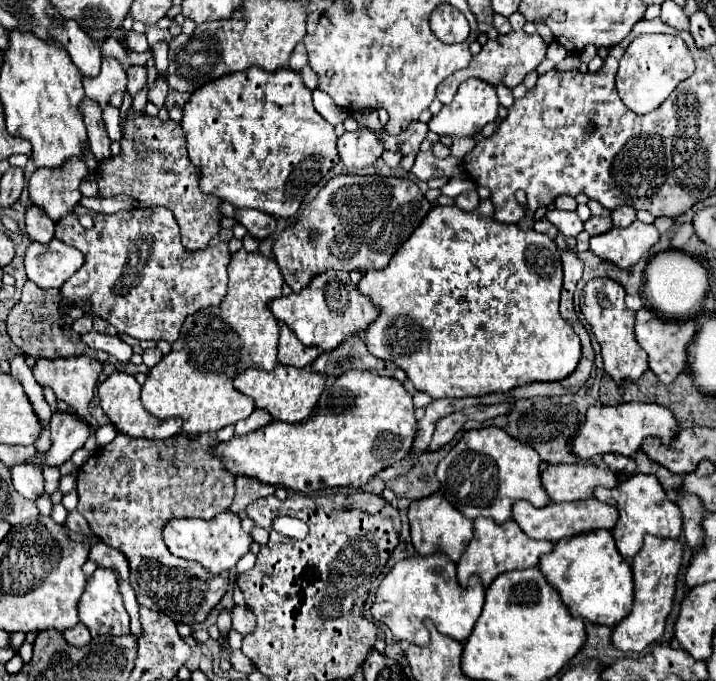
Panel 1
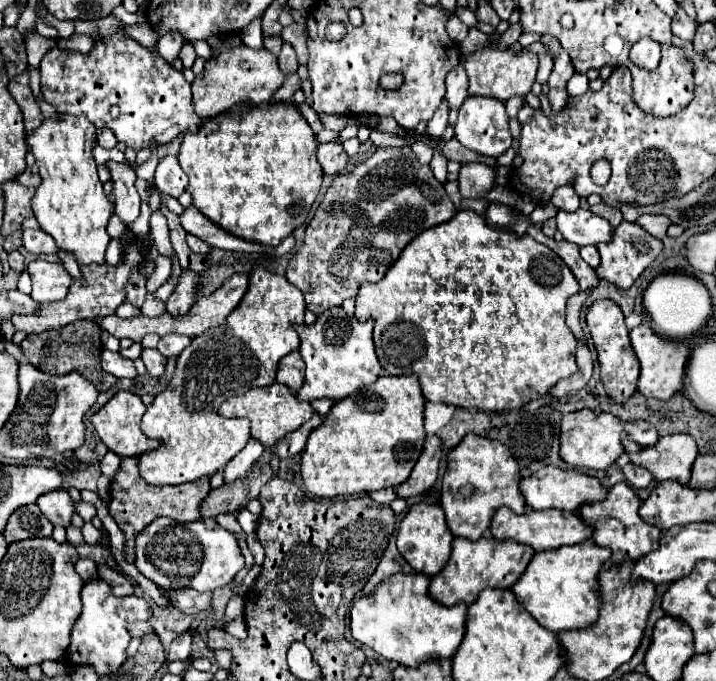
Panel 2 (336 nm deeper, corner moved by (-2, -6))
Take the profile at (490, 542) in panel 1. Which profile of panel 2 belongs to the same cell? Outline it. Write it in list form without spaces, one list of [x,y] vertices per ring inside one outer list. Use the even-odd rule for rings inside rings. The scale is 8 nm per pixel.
[[[455,538],[447,566],[439,574],[431,576],[429,596],[443,606],[453,606],[457,602],[473,604],[483,588],[511,588],[525,572],[533,554],[535,550],[531,546],[519,544],[515,540],[479,538],[477,542],[473,542],[467,538]]]

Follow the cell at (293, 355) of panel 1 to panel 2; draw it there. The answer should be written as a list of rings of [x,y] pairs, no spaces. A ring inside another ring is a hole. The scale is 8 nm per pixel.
[[[291,352],[287,354],[281,362],[279,362],[279,370],[277,370],[277,382],[285,384],[287,388],[291,388],[293,392],[299,392],[299,388],[303,386],[305,380],[305,364],[301,360],[299,352]]]

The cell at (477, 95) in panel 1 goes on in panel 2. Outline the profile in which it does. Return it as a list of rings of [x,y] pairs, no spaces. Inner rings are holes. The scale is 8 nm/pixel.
[[[469,96],[459,110],[459,118],[455,124],[455,138],[469,150],[475,150],[483,156],[497,158],[505,150],[511,148],[511,132],[509,132],[509,116],[505,112],[505,104],[497,98],[487,96]]]

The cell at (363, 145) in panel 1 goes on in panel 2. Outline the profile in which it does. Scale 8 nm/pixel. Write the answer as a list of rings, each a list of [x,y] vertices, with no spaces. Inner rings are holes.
[[[337,142],[319,144],[317,158],[319,158],[319,164],[325,174],[343,174],[349,164],[349,156],[345,154],[343,146]]]

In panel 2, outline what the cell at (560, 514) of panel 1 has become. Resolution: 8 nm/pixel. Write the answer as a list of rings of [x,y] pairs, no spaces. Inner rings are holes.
[[[509,508],[497,510],[491,522],[491,536],[495,540],[517,540],[521,544],[529,544],[535,552],[555,550],[567,544],[579,544],[589,540],[593,534],[593,526],[587,526],[577,514],[565,514],[565,510],[541,510],[527,514],[513,514]]]

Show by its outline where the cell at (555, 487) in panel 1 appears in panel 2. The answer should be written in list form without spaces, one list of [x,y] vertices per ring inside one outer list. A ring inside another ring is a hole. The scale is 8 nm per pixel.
[[[543,466],[529,478],[521,478],[519,490],[525,496],[525,502],[531,510],[547,510],[547,508],[557,508],[557,510],[569,510],[575,512],[579,510],[581,504],[587,502],[601,502],[605,498],[605,490],[601,482],[593,476],[587,476],[577,470],[561,470],[555,466]]]

